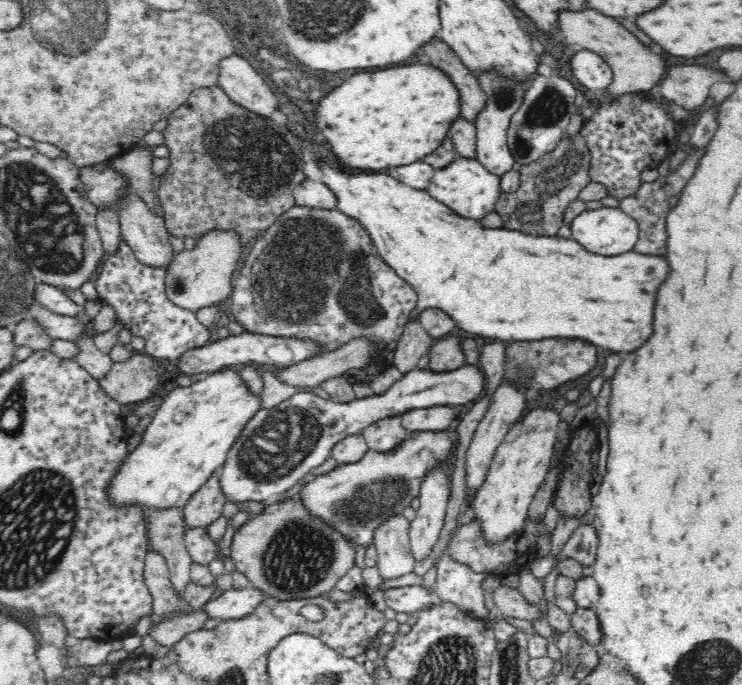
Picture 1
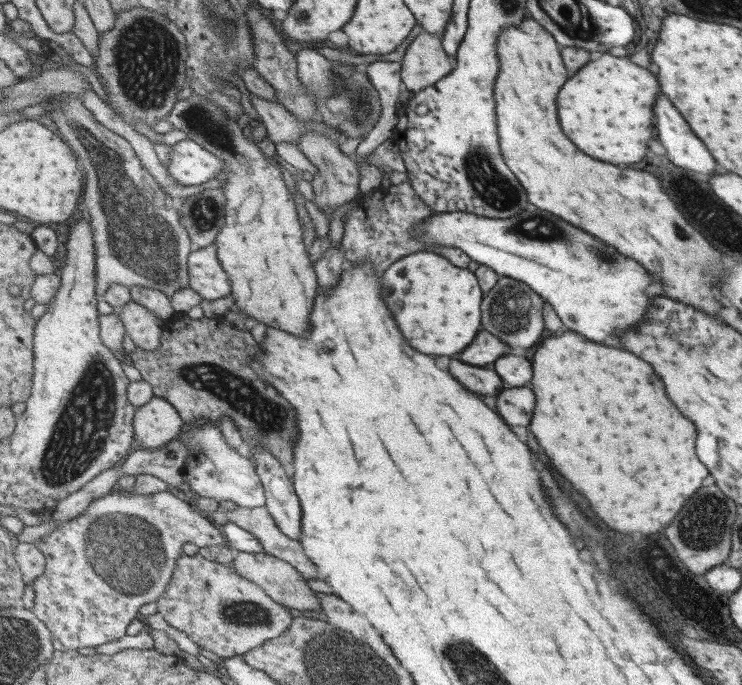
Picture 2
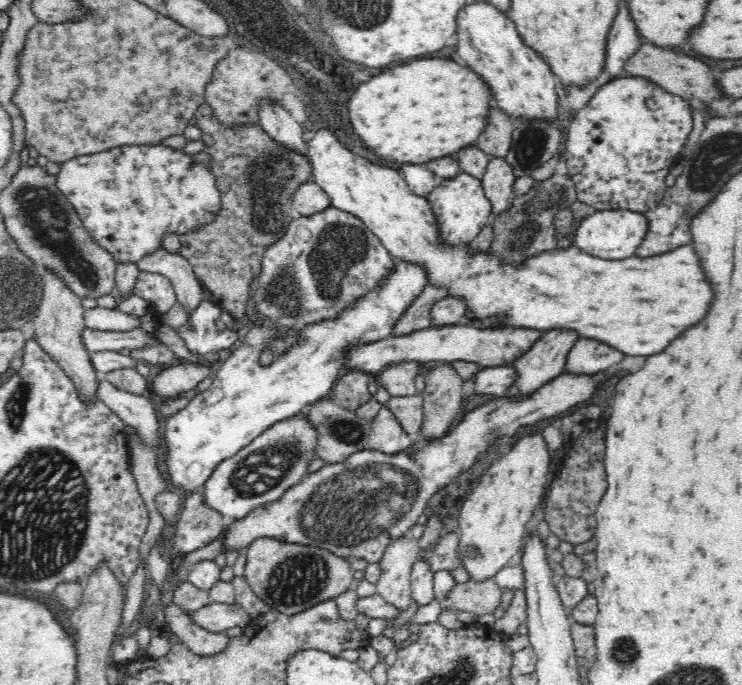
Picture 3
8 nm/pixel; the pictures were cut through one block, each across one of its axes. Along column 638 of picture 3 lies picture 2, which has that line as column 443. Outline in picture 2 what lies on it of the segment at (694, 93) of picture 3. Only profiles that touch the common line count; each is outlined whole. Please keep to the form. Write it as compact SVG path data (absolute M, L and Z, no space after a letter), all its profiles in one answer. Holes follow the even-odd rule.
M423 30L421 36L416 36L409 44L402 60L402 79L411 94L431 86L435 86L442 78L447 77L455 68L454 60L445 52L442 36Z

